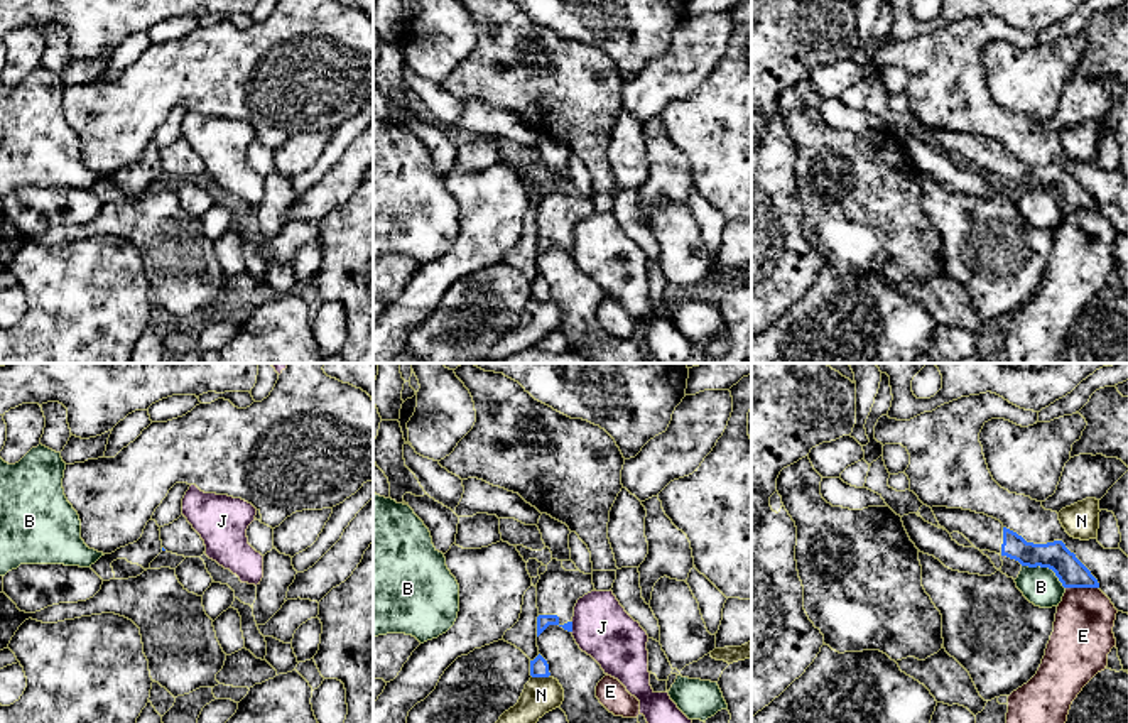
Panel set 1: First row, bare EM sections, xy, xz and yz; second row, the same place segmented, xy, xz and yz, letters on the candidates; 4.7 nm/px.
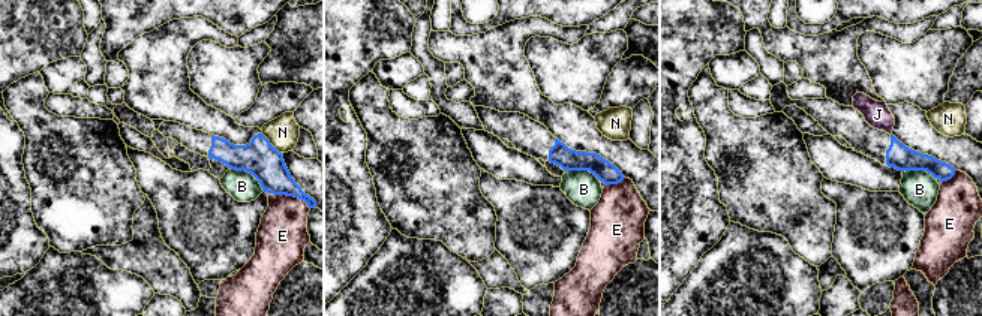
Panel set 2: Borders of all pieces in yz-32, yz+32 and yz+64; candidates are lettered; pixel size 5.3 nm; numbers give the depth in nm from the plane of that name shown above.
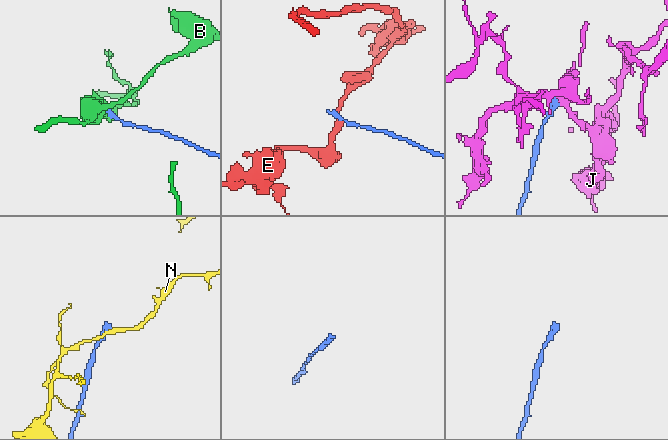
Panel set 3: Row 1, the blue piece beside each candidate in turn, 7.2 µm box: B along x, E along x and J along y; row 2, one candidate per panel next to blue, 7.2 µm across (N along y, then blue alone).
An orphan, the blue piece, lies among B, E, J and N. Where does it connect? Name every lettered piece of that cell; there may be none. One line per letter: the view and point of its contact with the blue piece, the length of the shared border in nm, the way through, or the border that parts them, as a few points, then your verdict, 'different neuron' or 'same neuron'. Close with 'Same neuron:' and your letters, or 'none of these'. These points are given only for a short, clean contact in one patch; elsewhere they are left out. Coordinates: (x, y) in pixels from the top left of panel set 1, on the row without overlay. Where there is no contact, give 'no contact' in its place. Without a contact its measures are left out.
B: contact yz (1046, 188); length 240 nm; border yz (1022, 186), (1047, 188), (1064, 210); different neuron
E: contact yz (1083, 208); length 160 nm; border yz (1066, 208), (1098, 210); different neuron
J: contact xz (571, 249); length 60 nm; border xz (573, 244), (571, 254); different neuron
N: contact xz (541, 298); length 90 nm; border xz (549, 296), (532, 299); different neuron
Same neuron: none of these

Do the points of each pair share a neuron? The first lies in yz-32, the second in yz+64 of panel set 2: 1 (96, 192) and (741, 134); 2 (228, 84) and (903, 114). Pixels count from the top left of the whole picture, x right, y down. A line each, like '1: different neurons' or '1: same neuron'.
1: same neuron
2: different neurons

